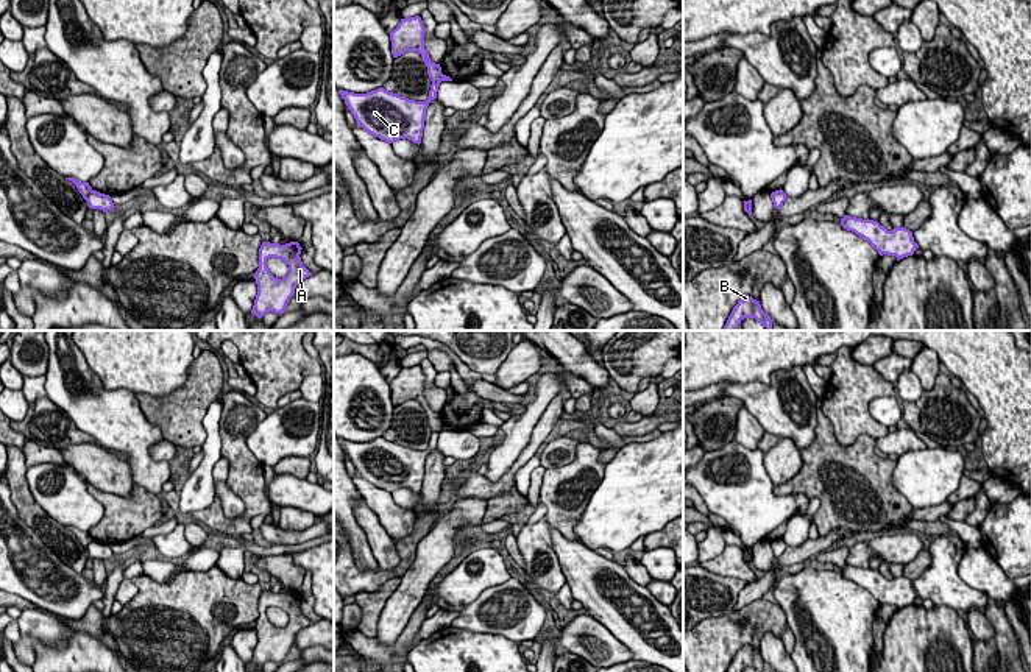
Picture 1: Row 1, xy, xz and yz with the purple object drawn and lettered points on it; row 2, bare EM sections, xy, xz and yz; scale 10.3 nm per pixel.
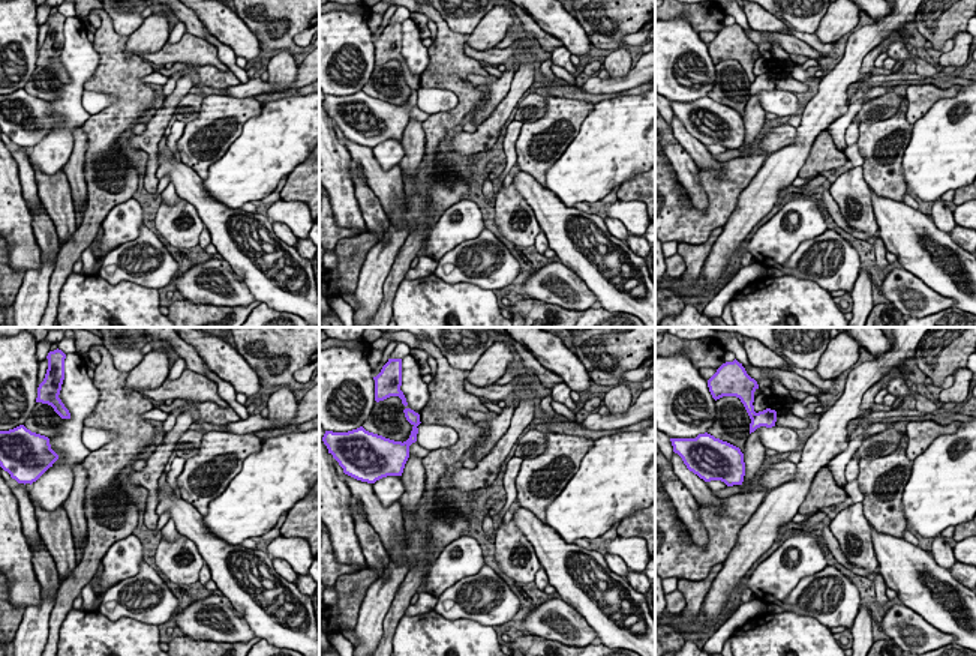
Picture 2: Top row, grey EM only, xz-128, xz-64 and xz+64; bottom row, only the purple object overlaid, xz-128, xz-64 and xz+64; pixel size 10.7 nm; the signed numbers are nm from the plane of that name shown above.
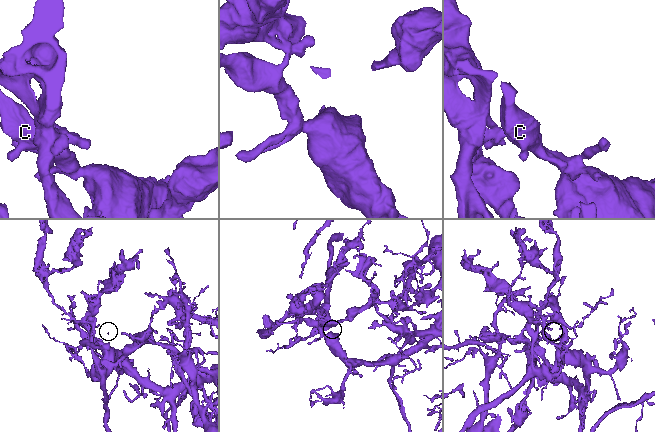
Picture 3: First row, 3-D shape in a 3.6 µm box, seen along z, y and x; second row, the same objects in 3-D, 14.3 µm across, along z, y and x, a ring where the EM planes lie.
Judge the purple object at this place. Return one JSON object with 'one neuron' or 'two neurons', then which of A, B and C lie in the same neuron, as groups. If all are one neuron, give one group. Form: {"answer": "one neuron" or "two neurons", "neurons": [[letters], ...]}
{"answer": "two neurons", "neurons": [["A", "B"], ["C"]]}

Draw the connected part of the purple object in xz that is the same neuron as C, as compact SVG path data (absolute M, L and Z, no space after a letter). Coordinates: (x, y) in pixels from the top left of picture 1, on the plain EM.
M441 423L441 429L430 433L426 451L415 451L384 437L367 443L340 440L345 454L354 465L356 471L374 486L393 493L399 488L409 488L421 493L426 458L437 447L441 430L452 430Z

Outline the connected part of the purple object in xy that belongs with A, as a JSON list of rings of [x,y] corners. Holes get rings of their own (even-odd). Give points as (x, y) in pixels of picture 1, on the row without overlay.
[[[262,591],[259,597],[259,617],[254,622],[257,644],[251,663],[262,667],[267,661],[284,663],[287,652],[295,644],[296,635],[312,622],[301,611],[301,596],[298,591],[285,594]],[[276,607],[289,614],[285,627],[275,627],[267,610]]]

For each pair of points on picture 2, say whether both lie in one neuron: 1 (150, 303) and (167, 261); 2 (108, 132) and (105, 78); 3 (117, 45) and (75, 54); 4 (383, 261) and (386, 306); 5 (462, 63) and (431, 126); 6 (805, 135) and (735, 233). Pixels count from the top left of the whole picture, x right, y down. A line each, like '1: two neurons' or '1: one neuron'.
1: two neurons
2: one neuron
3: two neurons
4: two neurons
5: one neuron
6: one neuron

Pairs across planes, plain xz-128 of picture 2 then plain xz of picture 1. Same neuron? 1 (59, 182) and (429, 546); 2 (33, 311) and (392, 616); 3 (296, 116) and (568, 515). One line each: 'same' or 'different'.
1: different
2: same
3: different

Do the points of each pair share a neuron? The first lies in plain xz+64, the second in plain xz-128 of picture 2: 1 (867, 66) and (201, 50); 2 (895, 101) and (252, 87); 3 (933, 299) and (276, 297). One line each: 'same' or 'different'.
1: different
2: different
3: different

